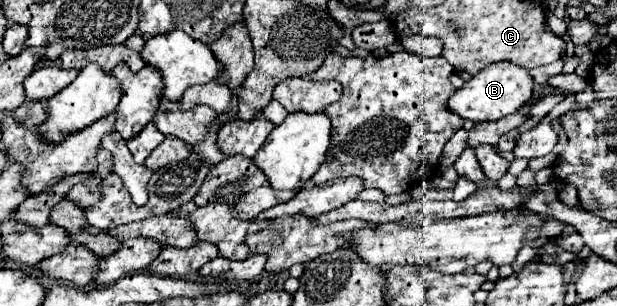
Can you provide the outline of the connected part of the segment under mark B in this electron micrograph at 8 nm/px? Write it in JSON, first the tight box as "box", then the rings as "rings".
{"box":[448,61,534,123],"rings":[[[500,61],[500,63],[492,63],[484,67],[470,81],[466,81],[452,95],[452,99],[448,101],[448,107],[452,107],[452,111],[456,111],[460,117],[472,119],[476,123],[496,121],[516,113],[522,105],[526,105],[532,99],[532,87],[534,87],[534,79],[526,67],[510,63],[510,61]]]}

